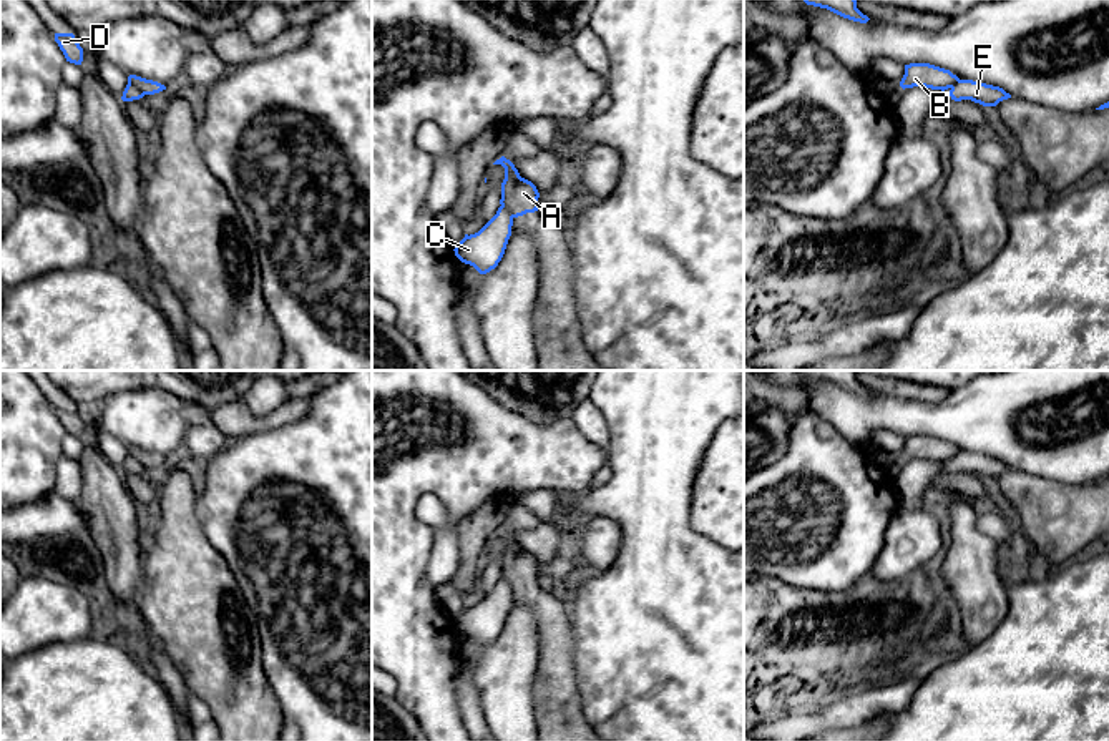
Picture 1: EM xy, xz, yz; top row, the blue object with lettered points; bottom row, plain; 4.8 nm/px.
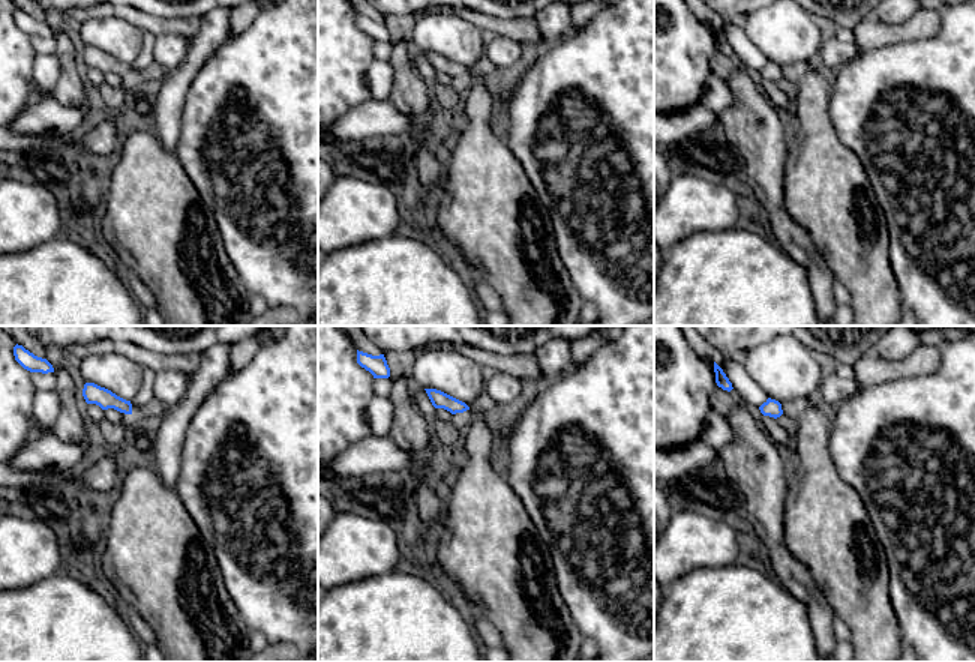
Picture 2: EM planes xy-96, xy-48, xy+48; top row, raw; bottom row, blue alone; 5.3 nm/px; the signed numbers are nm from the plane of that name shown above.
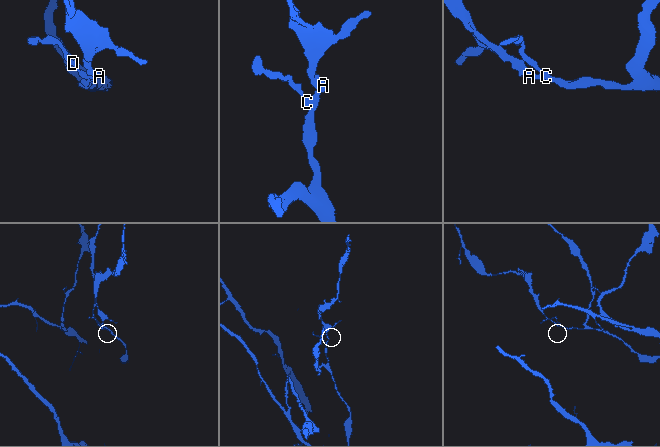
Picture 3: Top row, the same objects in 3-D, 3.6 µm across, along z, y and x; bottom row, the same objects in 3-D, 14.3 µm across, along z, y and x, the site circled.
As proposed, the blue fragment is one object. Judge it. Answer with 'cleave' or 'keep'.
cleave

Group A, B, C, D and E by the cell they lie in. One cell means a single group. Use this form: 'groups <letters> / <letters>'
groups A B / C D E

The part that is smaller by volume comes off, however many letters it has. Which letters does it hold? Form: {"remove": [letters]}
{"remove": ["A", "B"]}

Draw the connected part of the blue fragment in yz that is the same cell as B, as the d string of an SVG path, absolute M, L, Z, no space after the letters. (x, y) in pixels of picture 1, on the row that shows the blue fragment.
M910 63L905 65L905 75L900 81L900 86L903 90L913 86L925 86L945 91L948 88L953 88L958 81L960 78L950 70L930 63Z

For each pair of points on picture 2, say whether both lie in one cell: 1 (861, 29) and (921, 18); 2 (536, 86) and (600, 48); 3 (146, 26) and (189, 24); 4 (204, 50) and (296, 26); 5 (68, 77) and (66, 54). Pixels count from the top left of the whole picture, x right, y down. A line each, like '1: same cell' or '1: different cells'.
1: same cell
2: same cell
3: same cell
4: different cells
5: same cell

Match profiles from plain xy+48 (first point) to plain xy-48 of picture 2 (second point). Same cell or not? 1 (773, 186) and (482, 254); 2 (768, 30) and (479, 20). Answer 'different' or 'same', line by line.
1: different
2: different

